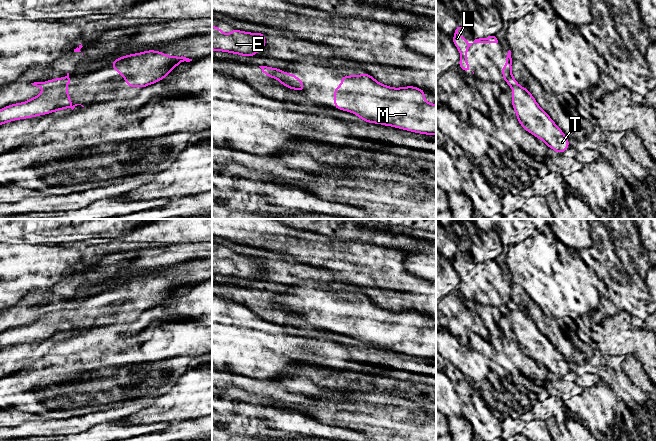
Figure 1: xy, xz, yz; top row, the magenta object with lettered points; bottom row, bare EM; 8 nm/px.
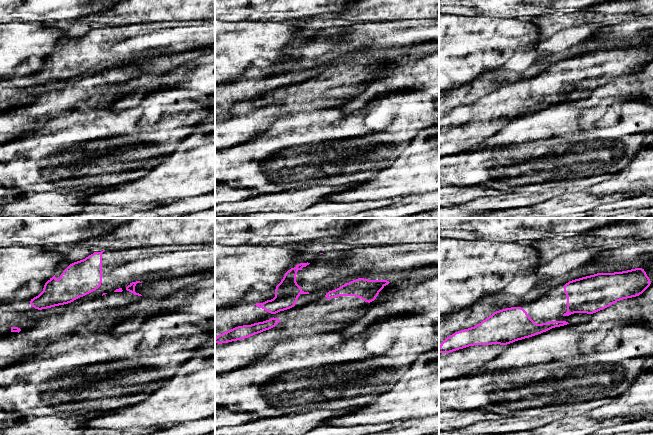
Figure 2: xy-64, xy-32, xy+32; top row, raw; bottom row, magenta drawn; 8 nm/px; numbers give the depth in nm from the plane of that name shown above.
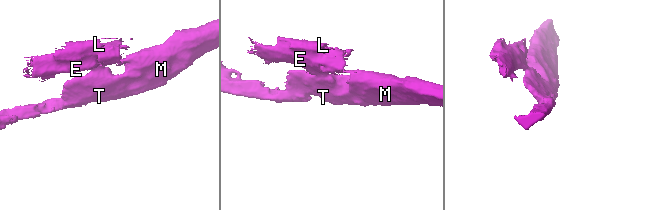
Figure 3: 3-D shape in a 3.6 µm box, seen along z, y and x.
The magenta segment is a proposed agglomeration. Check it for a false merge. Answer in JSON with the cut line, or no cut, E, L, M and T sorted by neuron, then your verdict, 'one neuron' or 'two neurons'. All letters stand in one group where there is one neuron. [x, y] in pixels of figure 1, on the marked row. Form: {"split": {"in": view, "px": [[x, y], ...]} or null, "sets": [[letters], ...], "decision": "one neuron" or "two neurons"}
{"split": {"in": "xy", "px": [[64, 85], [50, 87], [44, 91]]}, "sets": [["E", "L"], ["M", "T"]], "decision": "two neurons"}

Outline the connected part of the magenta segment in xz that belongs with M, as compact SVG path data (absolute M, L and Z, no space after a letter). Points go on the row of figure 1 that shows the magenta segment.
M368 73L341 76L342 83L334 88L334 108L351 112L368 123L391 126L410 132L436 135L436 104L424 98L425 89L414 86L393 88L379 83Z

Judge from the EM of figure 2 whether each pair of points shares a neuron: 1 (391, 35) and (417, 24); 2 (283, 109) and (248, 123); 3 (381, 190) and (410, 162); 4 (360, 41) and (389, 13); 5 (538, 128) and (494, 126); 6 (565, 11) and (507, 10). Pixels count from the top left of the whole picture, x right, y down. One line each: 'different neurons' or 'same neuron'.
1: same neuron
2: same neuron
3: same neuron
4: different neurons
5: different neurons
6: same neuron

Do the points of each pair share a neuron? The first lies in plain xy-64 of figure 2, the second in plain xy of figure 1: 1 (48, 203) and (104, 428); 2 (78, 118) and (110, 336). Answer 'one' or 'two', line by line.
1: two
2: one

